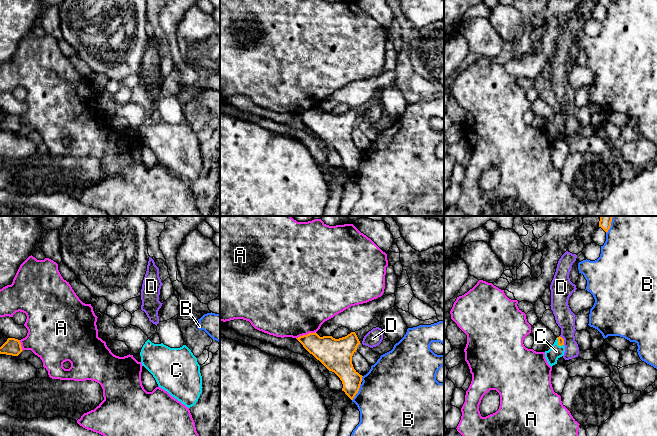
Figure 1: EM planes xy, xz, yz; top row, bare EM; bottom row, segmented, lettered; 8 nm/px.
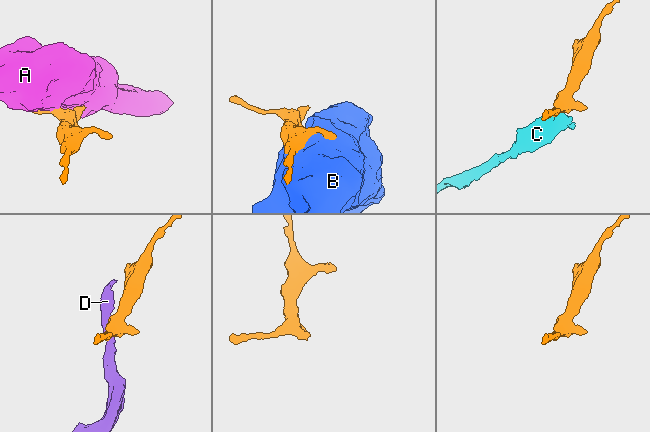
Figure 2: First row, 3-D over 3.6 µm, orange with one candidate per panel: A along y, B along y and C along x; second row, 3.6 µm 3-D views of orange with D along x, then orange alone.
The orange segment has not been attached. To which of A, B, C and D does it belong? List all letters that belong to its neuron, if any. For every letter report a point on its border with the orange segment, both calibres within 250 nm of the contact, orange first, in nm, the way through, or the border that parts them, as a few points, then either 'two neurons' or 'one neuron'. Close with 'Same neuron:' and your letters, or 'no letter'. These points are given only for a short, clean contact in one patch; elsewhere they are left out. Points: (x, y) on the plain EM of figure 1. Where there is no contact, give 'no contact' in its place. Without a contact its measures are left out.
A: xz (305, 111) | 240/480 nm | two neurons
B: xz (357, 168) | 170/480 nm | two neurons
C: yz (558, 120) | 50/110 nm | across yz (560, 116), (558, 120), (556, 127) | one neuron
D: yz (563, 116) | 50/160 nm | along yz (559, 112), (563, 115), (564, 120) | two neurons
Same neuron: C

